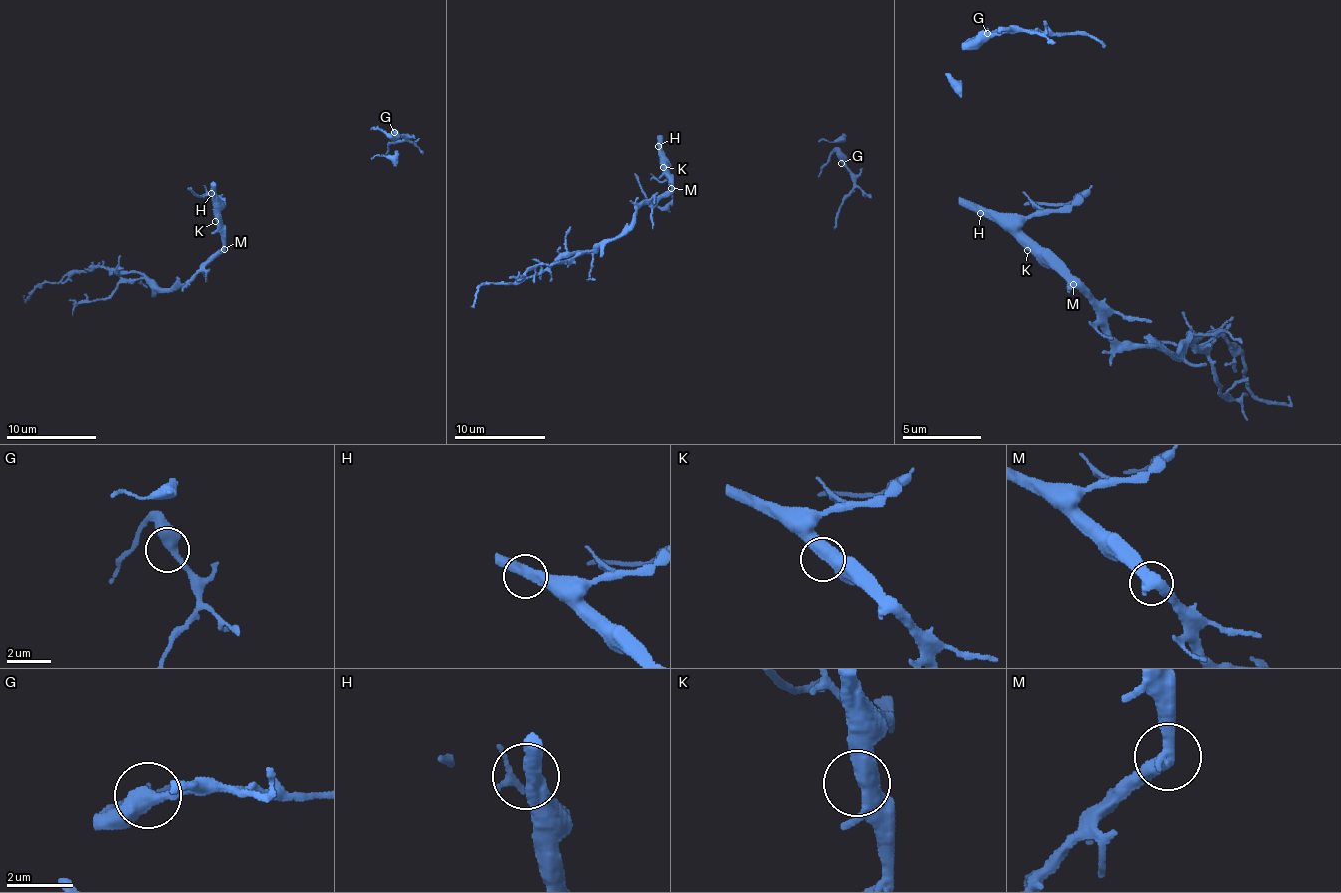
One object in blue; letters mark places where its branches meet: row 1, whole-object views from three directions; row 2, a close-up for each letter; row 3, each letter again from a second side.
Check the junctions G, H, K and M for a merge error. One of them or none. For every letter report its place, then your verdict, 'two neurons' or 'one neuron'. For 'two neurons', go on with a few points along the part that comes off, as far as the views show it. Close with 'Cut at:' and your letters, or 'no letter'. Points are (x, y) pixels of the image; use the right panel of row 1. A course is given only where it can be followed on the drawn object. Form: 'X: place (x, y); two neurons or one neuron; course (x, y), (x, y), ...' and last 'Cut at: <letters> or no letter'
G: place (987, 33); one neuron
H: place (980, 213); one neuron
K: place (1027, 250); one neuron
M: place (1073, 284); two neurons; course (1074, 285), (1117, 340), (1176, 354), (1187, 333), (1210, 333), (1233, 346), (1260, 400), (1287, 396)
Cut at: M

